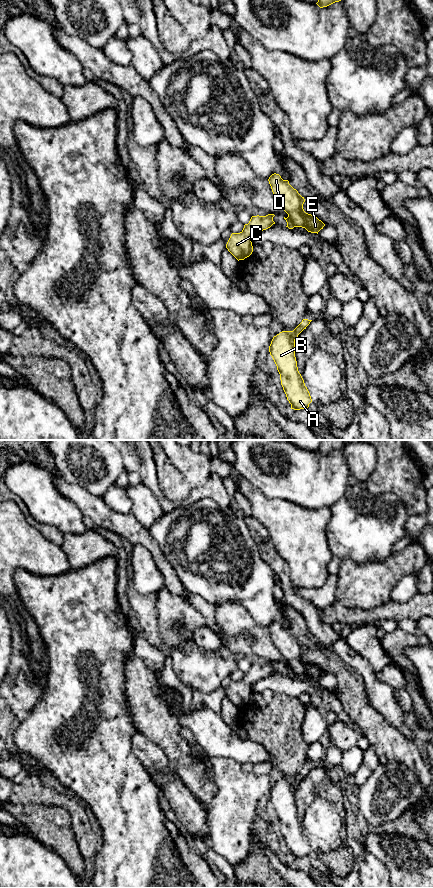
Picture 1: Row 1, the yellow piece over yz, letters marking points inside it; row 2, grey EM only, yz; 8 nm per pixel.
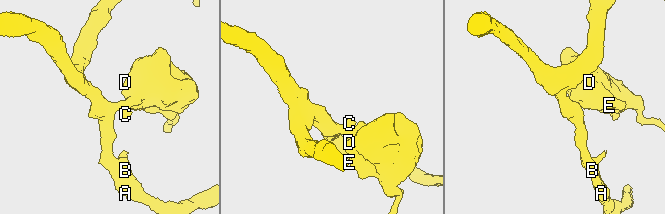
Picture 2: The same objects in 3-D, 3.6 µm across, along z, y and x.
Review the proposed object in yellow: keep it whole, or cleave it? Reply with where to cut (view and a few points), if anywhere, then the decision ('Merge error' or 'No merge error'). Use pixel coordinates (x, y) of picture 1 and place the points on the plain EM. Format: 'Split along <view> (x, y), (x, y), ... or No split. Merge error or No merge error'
No split. No merge error

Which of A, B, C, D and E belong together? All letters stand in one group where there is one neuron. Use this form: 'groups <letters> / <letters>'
groups A B C D E

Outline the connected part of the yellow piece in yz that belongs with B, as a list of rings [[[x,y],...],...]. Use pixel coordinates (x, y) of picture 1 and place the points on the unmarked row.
[[[303,767],[293,779],[282,779],[273,785],[269,794],[277,818],[280,822],[281,833],[291,852],[291,857],[308,856],[312,850],[310,841],[298,819],[295,805],[295,787],[306,777],[312,768]]]

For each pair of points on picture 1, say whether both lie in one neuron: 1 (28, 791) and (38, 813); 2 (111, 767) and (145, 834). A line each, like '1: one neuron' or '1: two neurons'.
1: two neurons
2: one neuron

